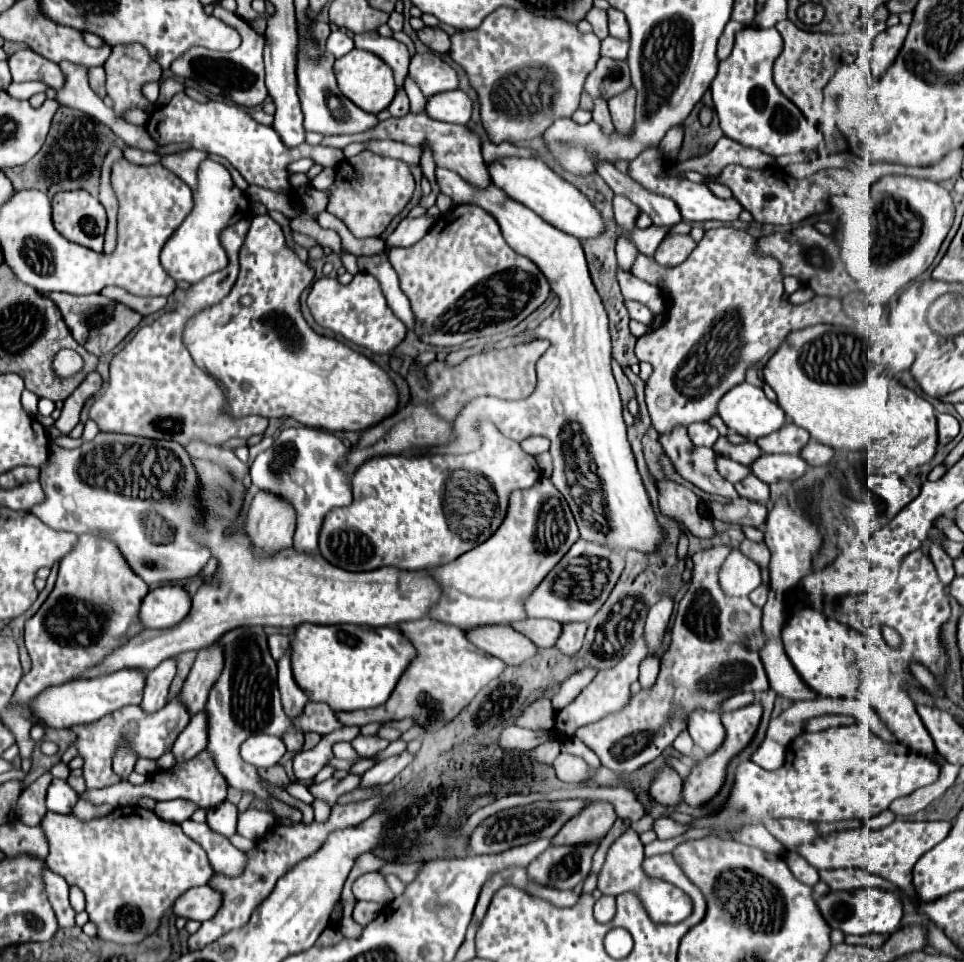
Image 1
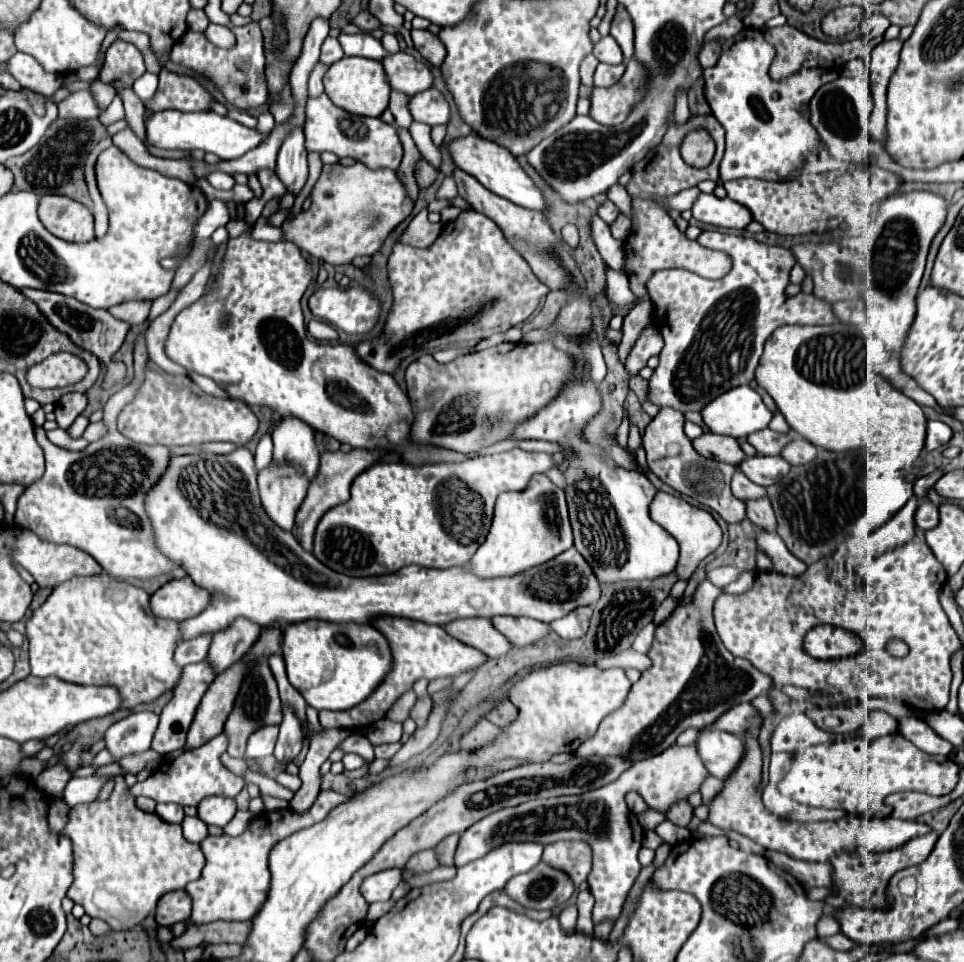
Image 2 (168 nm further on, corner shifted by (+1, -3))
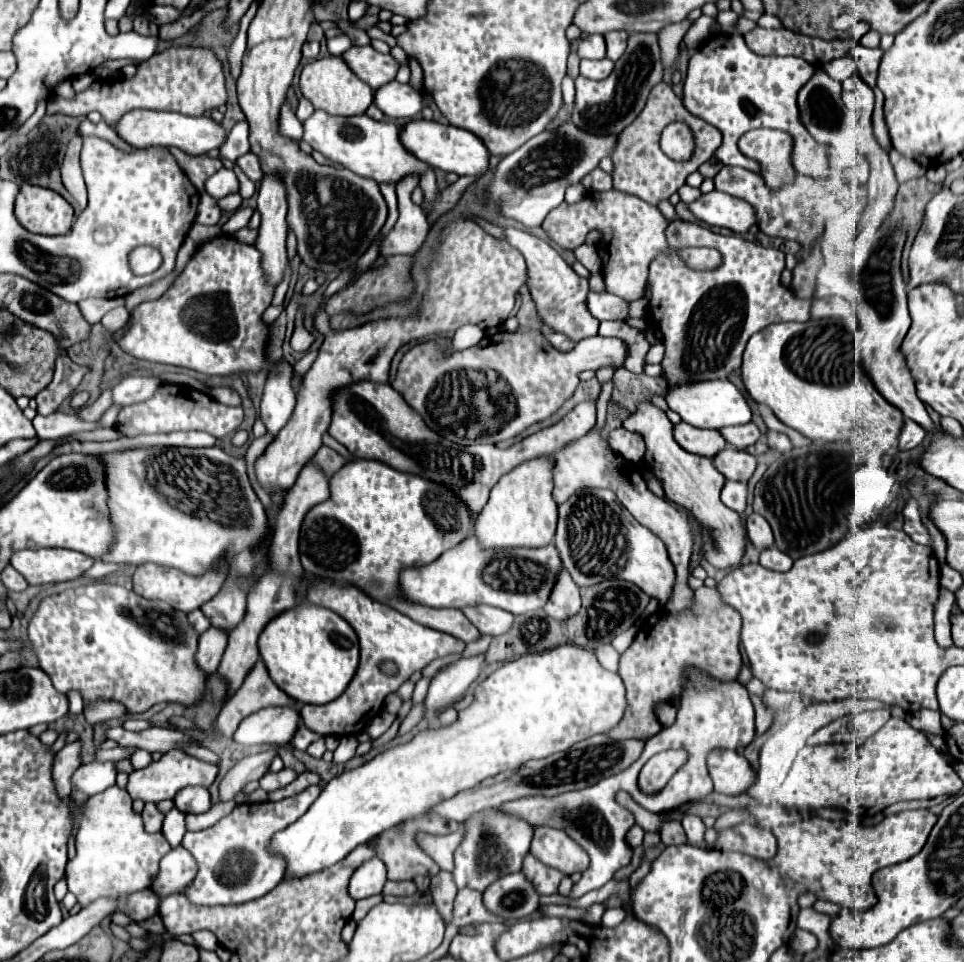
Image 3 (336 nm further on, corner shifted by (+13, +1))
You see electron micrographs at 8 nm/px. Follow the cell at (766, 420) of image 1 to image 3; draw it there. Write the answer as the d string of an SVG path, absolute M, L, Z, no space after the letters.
M713 380L713 382L697 382L685 384L677 388L669 388L665 400L673 412L677 412L683 422L693 424L697 428L715 428L721 430L725 426L747 424L751 420L751 408L743 396L743 392L731 384L729 380Z

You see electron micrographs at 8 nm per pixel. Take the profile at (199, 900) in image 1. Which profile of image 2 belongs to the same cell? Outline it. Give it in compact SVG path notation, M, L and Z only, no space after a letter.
M185 890L163 894L157 902L155 910L155 922L159 926L171 926L177 922L185 922L191 916L191 898L185 894Z

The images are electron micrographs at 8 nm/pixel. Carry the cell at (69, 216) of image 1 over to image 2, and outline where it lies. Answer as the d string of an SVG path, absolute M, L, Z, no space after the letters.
M43 196L37 214L41 224L61 240L89 242L95 238L91 210L67 196Z

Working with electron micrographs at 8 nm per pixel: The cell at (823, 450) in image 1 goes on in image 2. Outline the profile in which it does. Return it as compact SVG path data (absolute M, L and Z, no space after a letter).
M797 438L781 450L781 458L785 458L791 464L805 464L811 462L815 456L817 456L817 448L805 438Z

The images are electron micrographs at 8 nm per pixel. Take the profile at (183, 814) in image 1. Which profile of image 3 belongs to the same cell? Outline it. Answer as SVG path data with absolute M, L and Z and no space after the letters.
M153 802L145 804L143 822L145 822L145 830L147 832L159 832L161 826L163 826L163 818L165 818L165 814L157 808L157 804L153 804Z

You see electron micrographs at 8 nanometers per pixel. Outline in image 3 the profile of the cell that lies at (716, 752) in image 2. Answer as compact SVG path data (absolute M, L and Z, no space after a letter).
M711 750L707 770L715 784L715 792L721 794L743 794L755 782L753 768L737 750Z

